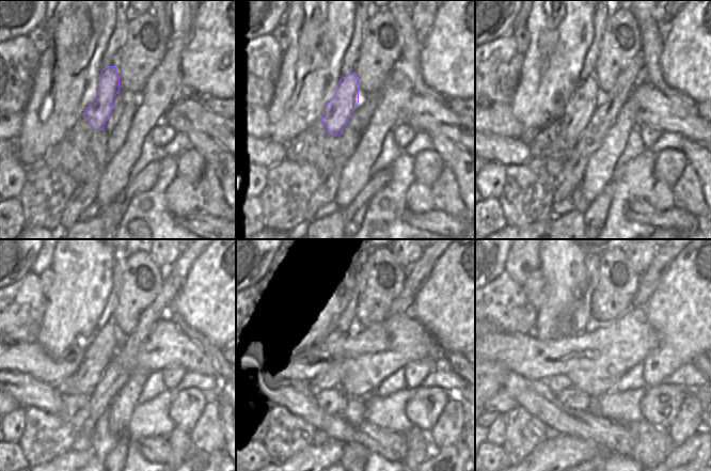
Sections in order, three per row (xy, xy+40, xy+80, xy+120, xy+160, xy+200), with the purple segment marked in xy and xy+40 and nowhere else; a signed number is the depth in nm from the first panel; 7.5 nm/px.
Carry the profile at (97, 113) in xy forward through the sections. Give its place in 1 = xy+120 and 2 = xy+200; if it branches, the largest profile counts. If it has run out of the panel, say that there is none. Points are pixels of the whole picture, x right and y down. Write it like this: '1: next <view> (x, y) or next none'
1: next xy+120 (103, 346)
2: next xy+200 (558, 382)

